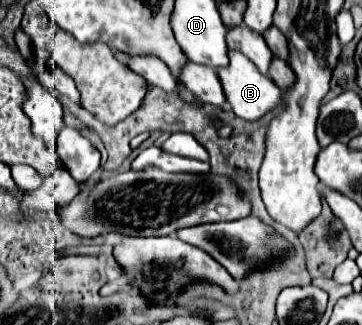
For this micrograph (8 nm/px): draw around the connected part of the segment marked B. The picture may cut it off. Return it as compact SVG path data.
M229 50L229 66L223 66L217 70L217 76L221 78L221 86L225 90L225 98L231 104L233 112L243 120L257 120L265 112L273 110L281 102L281 90L273 84L273 80L257 70L249 58L245 58L241 52Z

